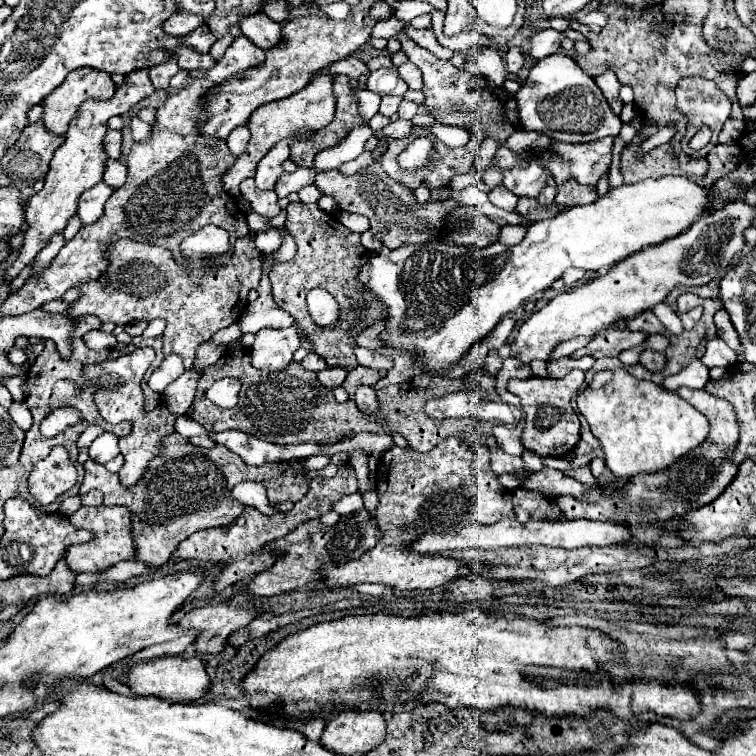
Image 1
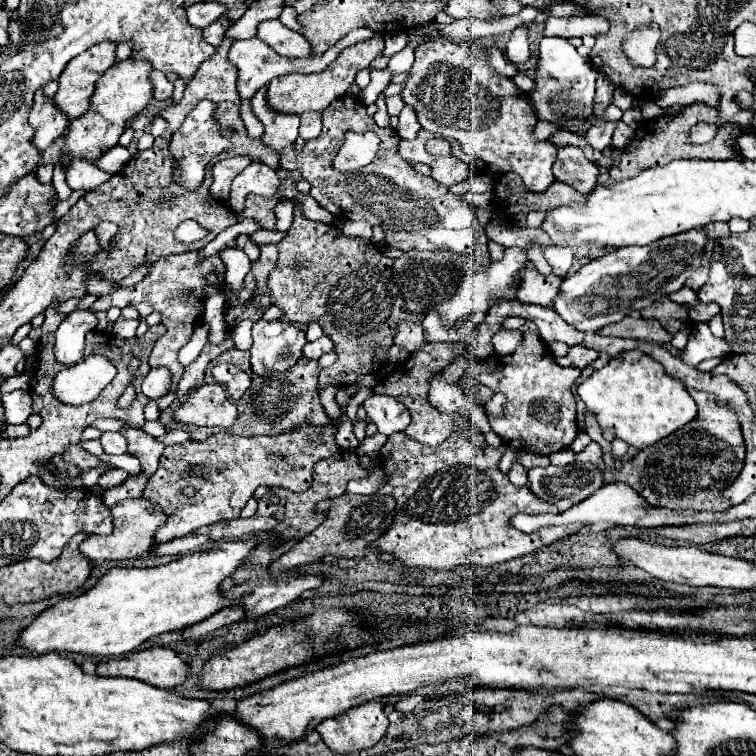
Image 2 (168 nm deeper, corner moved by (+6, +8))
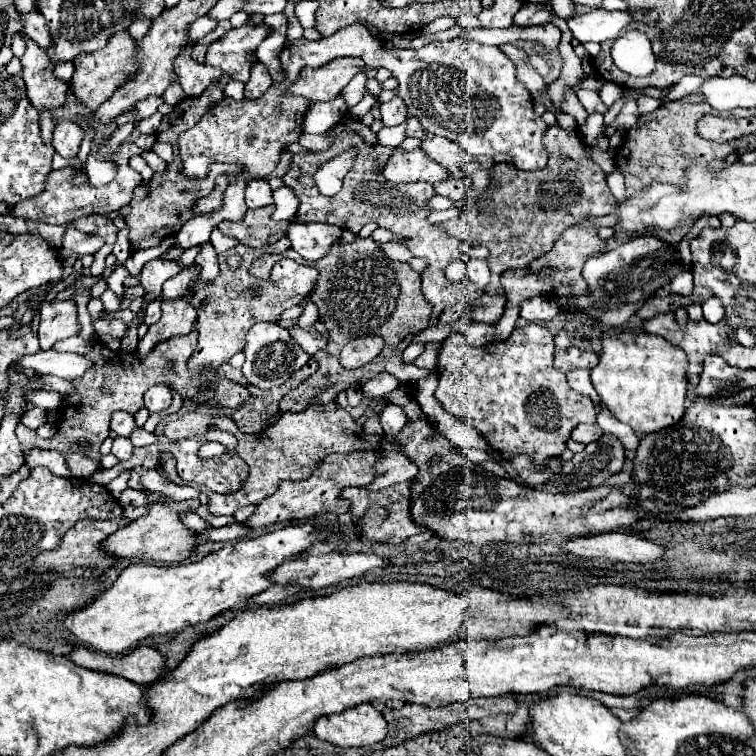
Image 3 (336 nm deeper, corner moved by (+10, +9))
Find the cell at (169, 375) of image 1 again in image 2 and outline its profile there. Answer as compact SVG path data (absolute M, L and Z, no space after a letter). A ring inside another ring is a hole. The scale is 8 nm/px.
M154 368L150 370L150 374L144 378L142 382L142 392L144 396L148 396L150 400L158 400L162 396L166 396L170 392L170 384L172 384L172 376L170 372L166 372L166 368Z

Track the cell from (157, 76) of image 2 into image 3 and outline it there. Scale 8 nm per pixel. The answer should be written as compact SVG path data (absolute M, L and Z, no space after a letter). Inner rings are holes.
M148 97L148 99L140 101L140 103L136 105L138 117L140 117L140 119L146 119L146 117L154 115L154 113L156 113L156 109L158 109L162 103L164 103L164 99L162 99L162 97Z

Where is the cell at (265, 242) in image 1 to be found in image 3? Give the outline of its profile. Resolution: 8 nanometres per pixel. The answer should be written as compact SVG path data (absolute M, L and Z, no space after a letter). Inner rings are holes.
M282 187L274 191L274 213L270 215L274 221L292 221L298 213L298 197L290 187Z

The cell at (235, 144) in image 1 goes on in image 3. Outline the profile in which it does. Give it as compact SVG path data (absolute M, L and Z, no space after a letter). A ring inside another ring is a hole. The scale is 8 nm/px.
M254 61L252 63L252 69L250 69L250 79L246 83L246 99L258 99L266 93L266 89L272 85L272 79L270 79L270 73L266 71L264 63L260 61Z

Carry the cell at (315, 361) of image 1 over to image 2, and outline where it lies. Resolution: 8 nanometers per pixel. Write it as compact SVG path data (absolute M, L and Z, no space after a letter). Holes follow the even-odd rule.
M322 336L322 338L318 338L318 340L314 340L314 342L308 342L306 346L304 346L304 356L306 358L314 358L314 360L318 360L322 354L326 354L326 352L330 352L332 350L332 340L328 338L328 336Z

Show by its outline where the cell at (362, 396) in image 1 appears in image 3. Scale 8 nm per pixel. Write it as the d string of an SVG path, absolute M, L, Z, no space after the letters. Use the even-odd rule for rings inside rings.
M388 403L388 405L380 411L378 419L380 419L380 425L382 425L382 429L384 429L384 433L386 433L388 437L396 435L396 433L406 425L406 415L404 415L402 407L400 407L400 405L392 405L392 403Z

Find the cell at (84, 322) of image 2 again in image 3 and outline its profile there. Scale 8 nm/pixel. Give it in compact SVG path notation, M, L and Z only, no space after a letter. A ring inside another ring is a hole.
M96 319L94 321L94 331L96 335L110 335L116 339L122 339L126 333L126 323L120 319Z

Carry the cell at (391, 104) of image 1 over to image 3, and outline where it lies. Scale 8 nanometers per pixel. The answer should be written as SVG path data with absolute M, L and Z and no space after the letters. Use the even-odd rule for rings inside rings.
M394 95L392 101L384 103L384 105L380 107L380 113L382 113L382 123L388 125L388 127L404 123L404 119L406 119L406 115L408 115L408 113L406 113L406 105L404 105L404 101L402 101L398 95Z

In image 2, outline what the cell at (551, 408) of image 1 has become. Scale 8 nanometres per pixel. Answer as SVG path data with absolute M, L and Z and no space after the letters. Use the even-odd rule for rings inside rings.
M526 330L522 334L522 344L518 346L516 356L488 356L482 364L478 364L476 356L460 354L442 370L442 376L448 384L458 384L464 378L464 372L466 378L474 378L476 385L486 386L494 394L502 393L506 396L503 416L489 417L489 422L507 447L509 445L517 450L552 454L568 448L578 436L576 402L570 388L580 376L580 370L558 366L550 348L542 344L538 332Z

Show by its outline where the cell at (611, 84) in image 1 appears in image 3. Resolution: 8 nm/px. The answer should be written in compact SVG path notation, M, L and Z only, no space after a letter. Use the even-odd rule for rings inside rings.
M580 89L578 91L578 99L580 99L580 103L584 105L584 109L588 111L588 113L606 113L606 105L602 103L602 99L600 99L600 95L598 95L598 91L592 91L592 89Z

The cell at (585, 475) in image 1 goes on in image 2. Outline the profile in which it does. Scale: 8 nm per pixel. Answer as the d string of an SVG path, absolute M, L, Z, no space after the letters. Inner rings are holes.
M688 388L688 392L698 406L698 416L674 436L666 436L656 444L642 448L636 454L636 464L624 464L622 472L608 472L602 459L602 450L594 441L576 454L576 462L597 465L603 470L606 482L628 482L648 504L654 506L668 506L678 512L730 508L730 504L720 502L722 492L738 478L744 466L746 444L742 438L740 420L734 410L720 406L712 394L698 392L694 388Z

